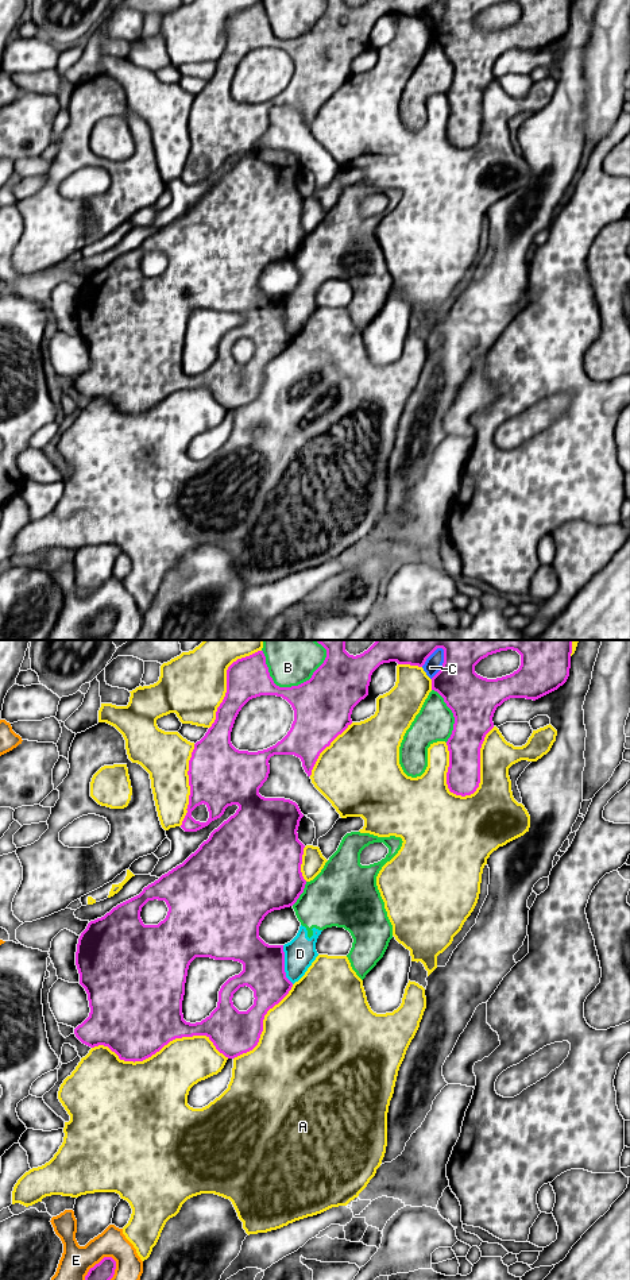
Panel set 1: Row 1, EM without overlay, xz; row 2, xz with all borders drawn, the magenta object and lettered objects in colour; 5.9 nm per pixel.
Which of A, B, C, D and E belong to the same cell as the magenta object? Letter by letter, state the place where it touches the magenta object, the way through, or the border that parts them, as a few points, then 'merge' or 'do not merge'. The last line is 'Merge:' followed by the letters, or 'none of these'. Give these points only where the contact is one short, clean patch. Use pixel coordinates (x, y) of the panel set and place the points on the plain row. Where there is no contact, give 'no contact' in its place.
A: xz (161, 400) | do not merge
B: xz (292, 38) | do not merge
C: xz (443, 15) | do not merge
D: xz (283, 316) | do not merge
E: xz (99, 615) | do not merge
Merge: none of these

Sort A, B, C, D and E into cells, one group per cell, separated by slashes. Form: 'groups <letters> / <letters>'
groups A / B D / C / E

